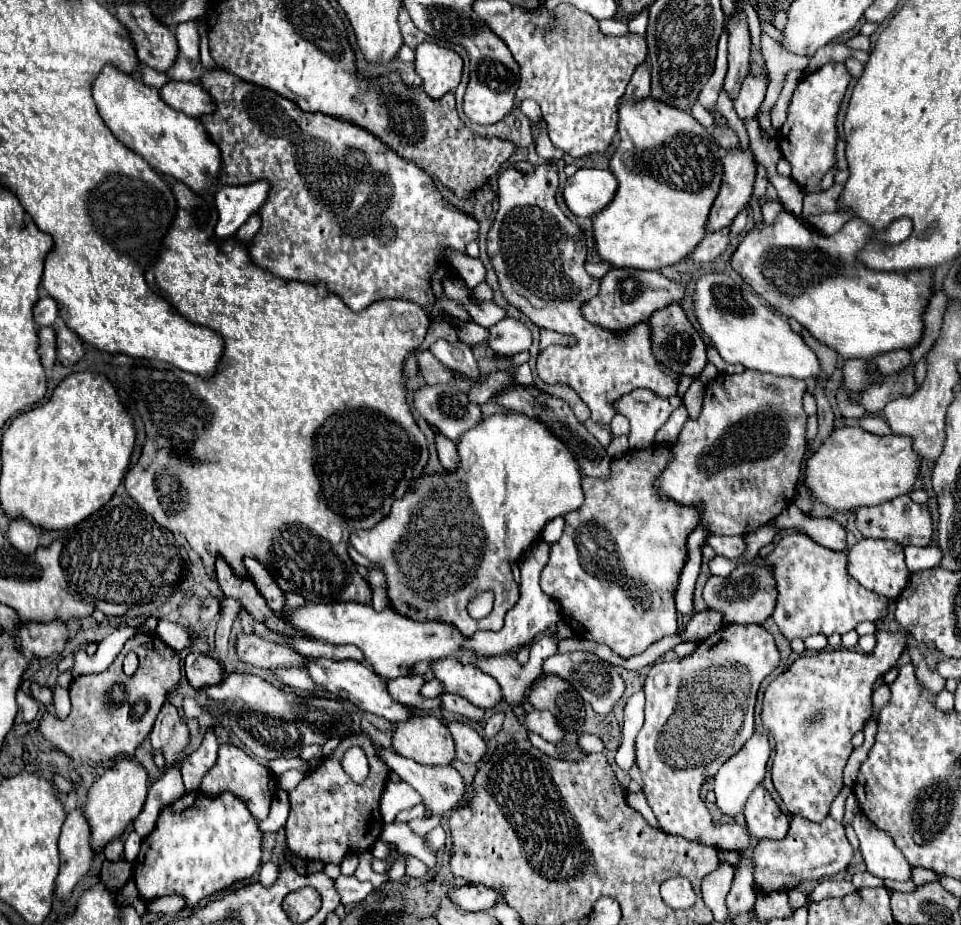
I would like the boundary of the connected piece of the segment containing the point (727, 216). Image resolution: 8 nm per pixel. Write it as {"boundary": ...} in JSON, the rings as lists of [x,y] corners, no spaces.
{"boundary":[[[735,149],[723,159],[721,191],[711,207],[707,231],[715,233],[733,223],[737,213],[749,203],[755,181],[755,159],[751,151]]]}

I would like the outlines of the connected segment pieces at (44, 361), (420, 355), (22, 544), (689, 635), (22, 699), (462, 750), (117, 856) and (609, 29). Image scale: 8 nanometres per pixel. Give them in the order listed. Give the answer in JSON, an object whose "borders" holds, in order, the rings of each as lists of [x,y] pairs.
{"borders":[[[[41,327],[39,329],[39,357],[41,365],[51,371],[55,365],[55,337],[53,337],[53,327]]],[[[417,351],[417,367],[429,385],[449,383],[453,379],[453,371],[445,369],[445,365],[441,365],[429,351]]],[[[15,519],[9,523],[9,533],[7,539],[11,543],[11,547],[19,553],[23,553],[25,557],[31,557],[37,551],[37,539],[39,539],[39,529],[35,529],[33,525],[29,525],[27,521]]],[[[705,609],[697,615],[693,615],[685,627],[683,633],[683,641],[693,641],[693,643],[701,643],[705,641],[709,635],[717,633],[721,629],[721,615],[719,613],[711,613],[711,609]]],[[[17,689],[17,705],[23,711],[25,719],[31,723],[39,713],[39,703],[35,703],[23,689]]],[[[447,721],[447,729],[455,741],[455,759],[461,763],[477,763],[485,753],[485,739],[461,721]]],[[[117,839],[117,841],[109,843],[103,853],[105,853],[107,861],[121,861],[121,855],[123,855],[123,841]]],[[[605,19],[605,21],[599,21],[599,31],[601,33],[627,33],[627,25],[615,19]]]]}

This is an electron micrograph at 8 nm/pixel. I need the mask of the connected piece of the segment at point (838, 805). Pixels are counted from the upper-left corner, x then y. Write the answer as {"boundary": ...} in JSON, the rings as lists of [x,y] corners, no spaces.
{"boundary":[[[843,787],[841,789],[841,793],[839,793],[839,797],[835,797],[835,801],[833,801],[833,805],[831,805],[831,815],[833,815],[833,819],[837,821],[837,823],[843,823],[843,809],[845,809],[845,799],[847,799],[847,795],[851,793],[851,789],[847,789],[847,787]]]}

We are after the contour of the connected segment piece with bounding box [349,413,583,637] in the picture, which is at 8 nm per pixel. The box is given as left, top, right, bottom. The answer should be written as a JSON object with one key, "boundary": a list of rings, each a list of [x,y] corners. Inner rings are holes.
{"boundary":[[[505,413],[505,415],[493,415],[487,417],[483,421],[479,421],[473,429],[465,431],[457,443],[457,453],[461,457],[461,463],[455,471],[445,471],[445,473],[421,473],[419,477],[409,481],[409,489],[405,491],[405,495],[401,499],[395,499],[395,503],[391,505],[389,515],[377,523],[371,529],[357,529],[351,533],[349,543],[363,555],[367,557],[383,575],[387,581],[387,595],[389,595],[389,607],[395,609],[399,615],[407,617],[407,619],[417,619],[417,621],[441,621],[441,623],[449,623],[455,625],[465,637],[473,637],[477,631],[481,629],[489,629],[489,631],[499,631],[503,627],[503,619],[505,613],[517,603],[519,597],[519,585],[515,583],[511,569],[509,569],[509,561],[517,561],[523,553],[523,549],[529,549],[539,537],[541,537],[541,529],[545,527],[547,521],[561,517],[573,509],[579,509],[583,503],[583,491],[581,491],[581,471],[577,469],[577,461],[573,461],[573,457],[569,457],[569,449],[565,449],[565,445],[561,445],[561,441],[557,441],[539,421],[533,421],[525,415],[519,413]],[[483,591],[491,591],[495,593],[495,605],[493,611],[483,617],[483,619],[471,619],[467,615],[467,599],[471,601],[477,593]]]}

